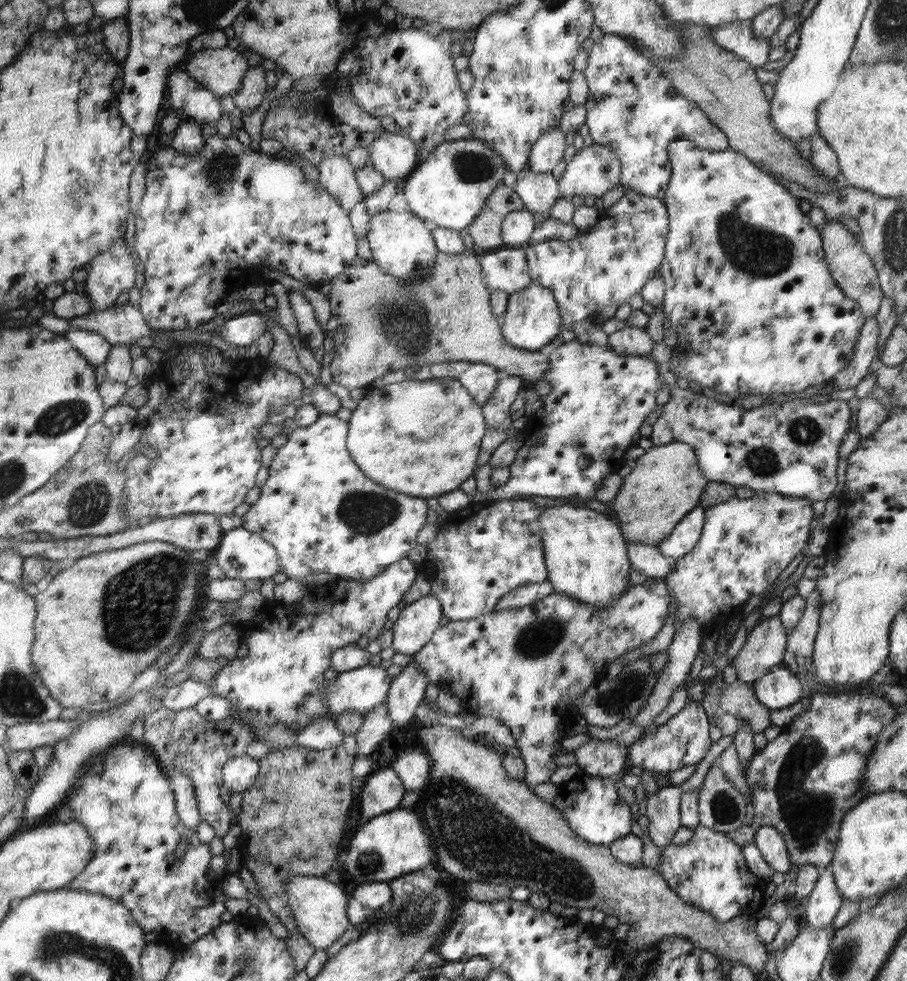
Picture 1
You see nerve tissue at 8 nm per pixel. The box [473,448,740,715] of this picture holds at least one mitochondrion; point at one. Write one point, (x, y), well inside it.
(538, 639)

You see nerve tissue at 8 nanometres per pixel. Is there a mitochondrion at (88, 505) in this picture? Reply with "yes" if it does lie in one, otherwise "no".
yes

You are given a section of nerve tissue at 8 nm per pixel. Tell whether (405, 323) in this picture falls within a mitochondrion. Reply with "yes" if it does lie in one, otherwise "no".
yes

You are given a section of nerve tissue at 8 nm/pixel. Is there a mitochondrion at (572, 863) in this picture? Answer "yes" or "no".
yes

